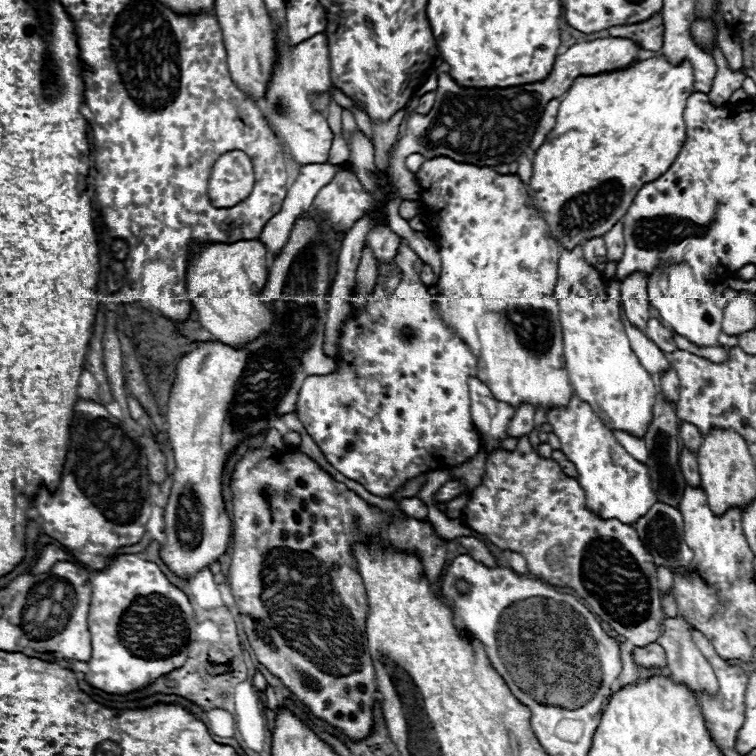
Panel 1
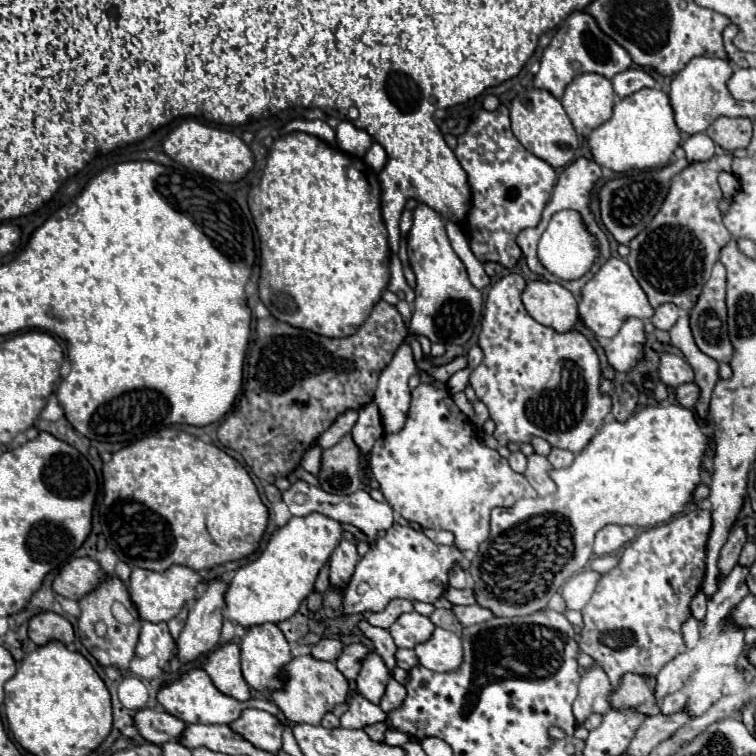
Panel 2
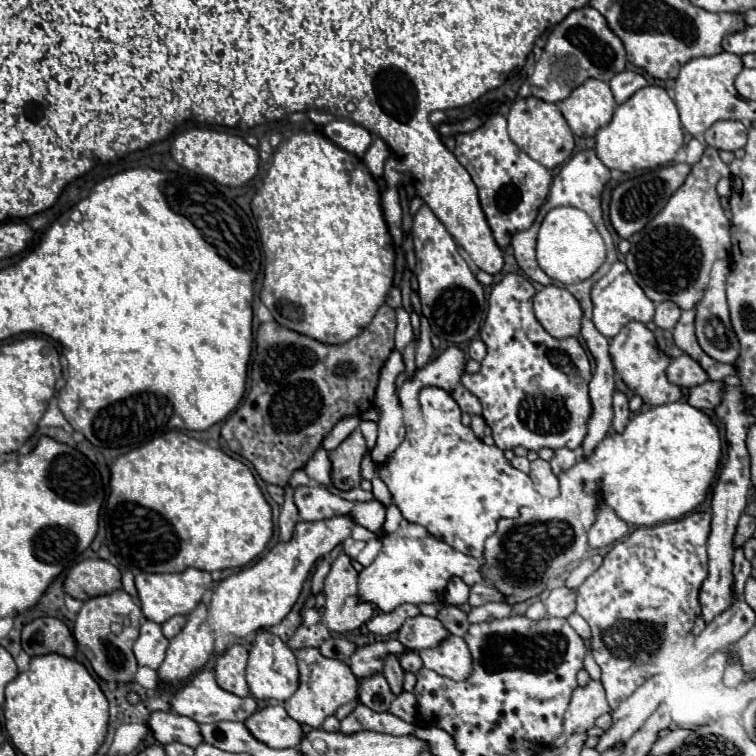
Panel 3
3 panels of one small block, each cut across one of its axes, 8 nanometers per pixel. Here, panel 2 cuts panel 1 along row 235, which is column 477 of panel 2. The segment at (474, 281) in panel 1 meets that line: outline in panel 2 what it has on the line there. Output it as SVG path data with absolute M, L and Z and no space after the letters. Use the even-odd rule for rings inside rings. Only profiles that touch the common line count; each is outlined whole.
M420 384L420 386L416 386L416 388L412 390L412 406L410 406L408 420L406 420L404 428L402 428L400 432L396 432L396 434L384 434L382 438L376 440L376 444L374 444L372 452L370 452L370 470L372 470L372 476L378 480L380 490L382 490L382 494L384 494L386 502L388 502L402 518L406 518L408 522L416 522L416 524L420 524L420 526L424 526L424 528L432 528L432 530L450 530L450 532L456 536L456 548L460 548L460 550L472 550L472 552L476 552L478 546L488 538L488 532L490 532L490 510L492 510L492 508L496 508L496 506L512 506L518 498L544 498L544 496L540 496L540 494L528 484L528 480L522 476L524 472L514 472L514 470L510 468L510 464L508 464L506 458L502 458L496 450L488 448L484 442L480 442L480 440L476 438L474 426L472 426L470 420L458 410L458 406L454 404L454 400L452 400L452 396L448 394L448 390L444 390L444 388L434 388L434 386L430 386L430 384Z

